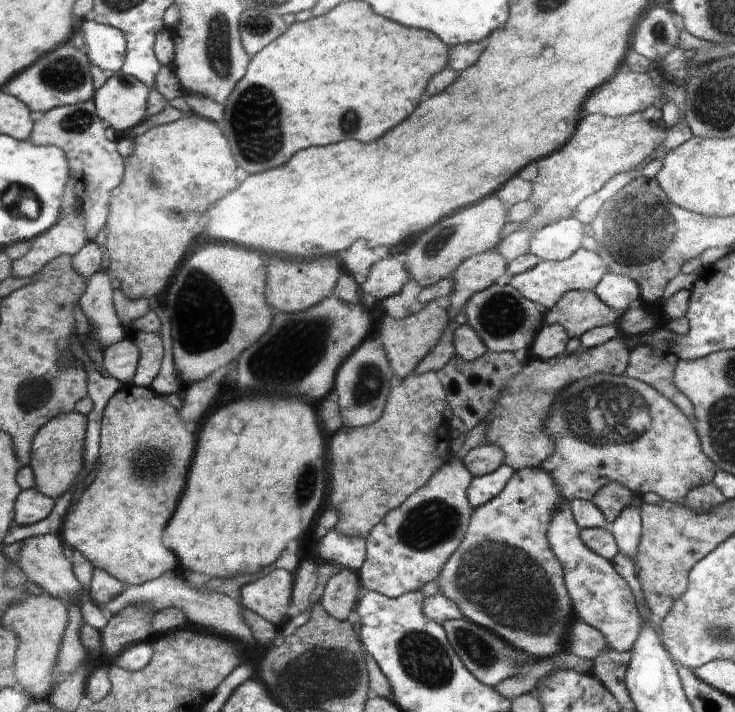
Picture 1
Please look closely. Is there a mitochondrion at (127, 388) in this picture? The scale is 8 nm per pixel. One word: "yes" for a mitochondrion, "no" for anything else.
no

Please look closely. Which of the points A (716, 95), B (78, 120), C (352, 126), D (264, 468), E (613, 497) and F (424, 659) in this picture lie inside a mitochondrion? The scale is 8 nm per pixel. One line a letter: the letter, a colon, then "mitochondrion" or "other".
A: mitochondrion
B: mitochondrion
C: mitochondrion
D: other
E: mitochondrion
F: mitochondrion

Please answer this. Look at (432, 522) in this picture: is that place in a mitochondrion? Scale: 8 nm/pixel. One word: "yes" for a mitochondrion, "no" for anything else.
yes

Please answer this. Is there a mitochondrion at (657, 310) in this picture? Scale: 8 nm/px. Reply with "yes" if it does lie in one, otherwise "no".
no

